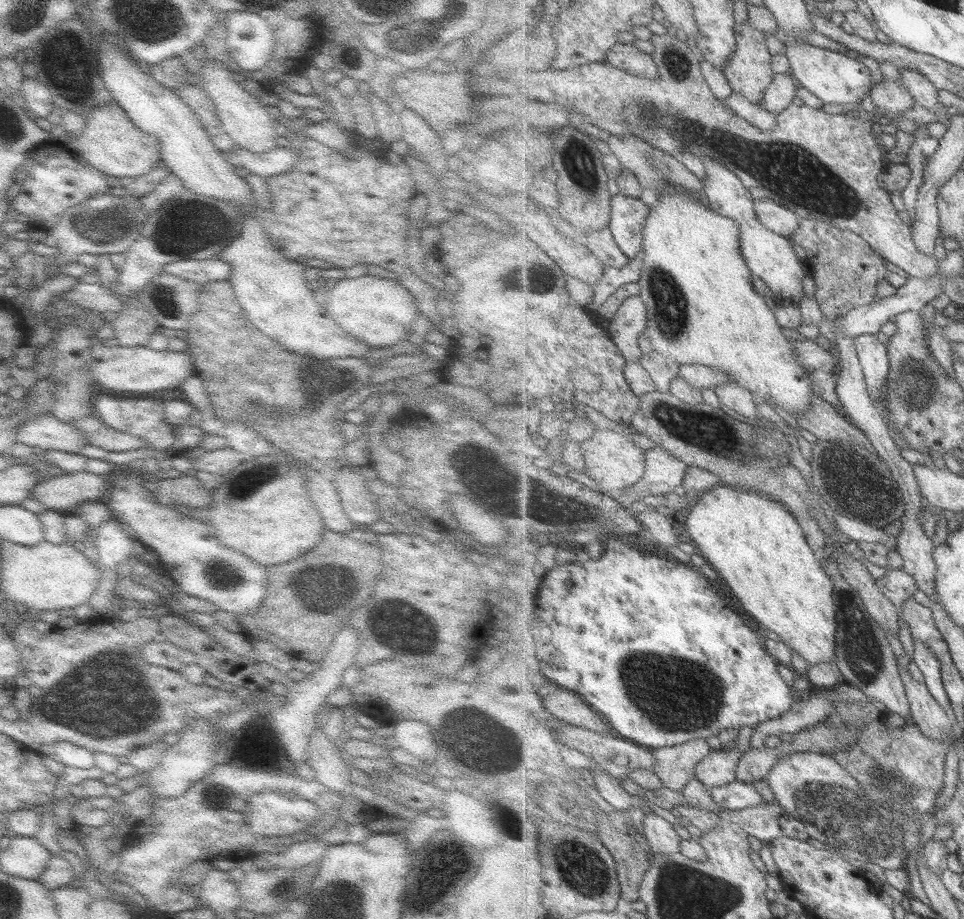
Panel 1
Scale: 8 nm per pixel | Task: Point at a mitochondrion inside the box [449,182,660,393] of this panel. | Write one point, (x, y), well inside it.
(545, 279)

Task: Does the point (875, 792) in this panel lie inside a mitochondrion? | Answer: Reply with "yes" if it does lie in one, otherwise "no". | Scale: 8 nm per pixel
yes

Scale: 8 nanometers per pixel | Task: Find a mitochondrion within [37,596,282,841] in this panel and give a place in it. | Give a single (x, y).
(103, 694)

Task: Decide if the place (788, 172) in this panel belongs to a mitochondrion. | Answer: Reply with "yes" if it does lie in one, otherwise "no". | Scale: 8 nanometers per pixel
yes

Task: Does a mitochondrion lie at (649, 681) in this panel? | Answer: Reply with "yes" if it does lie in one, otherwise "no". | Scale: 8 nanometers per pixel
yes

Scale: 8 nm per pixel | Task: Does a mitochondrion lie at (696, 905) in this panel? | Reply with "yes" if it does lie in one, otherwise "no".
yes

